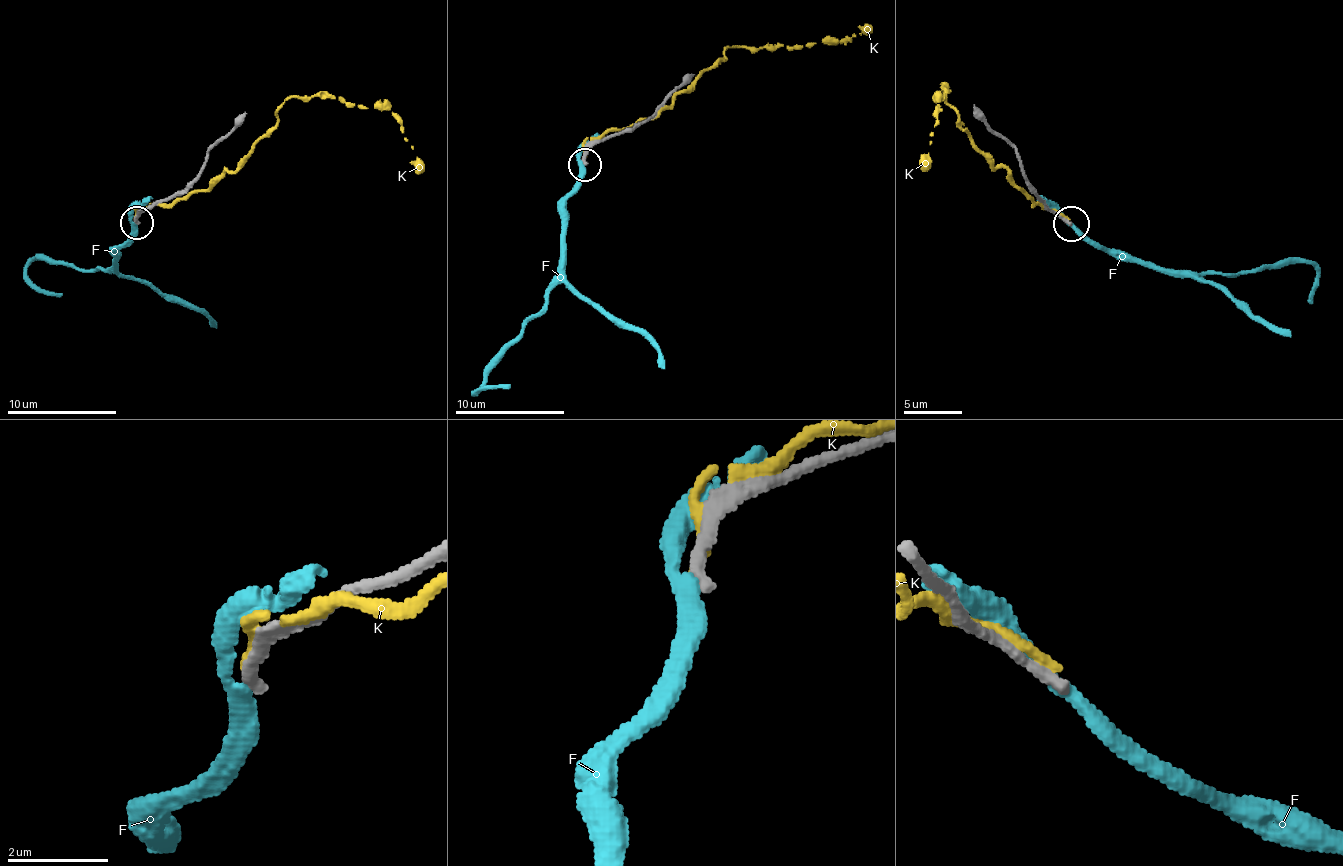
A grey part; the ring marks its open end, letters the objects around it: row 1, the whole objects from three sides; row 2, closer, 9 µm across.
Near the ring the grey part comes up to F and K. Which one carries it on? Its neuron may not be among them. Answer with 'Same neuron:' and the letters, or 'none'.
Same neuron: none

